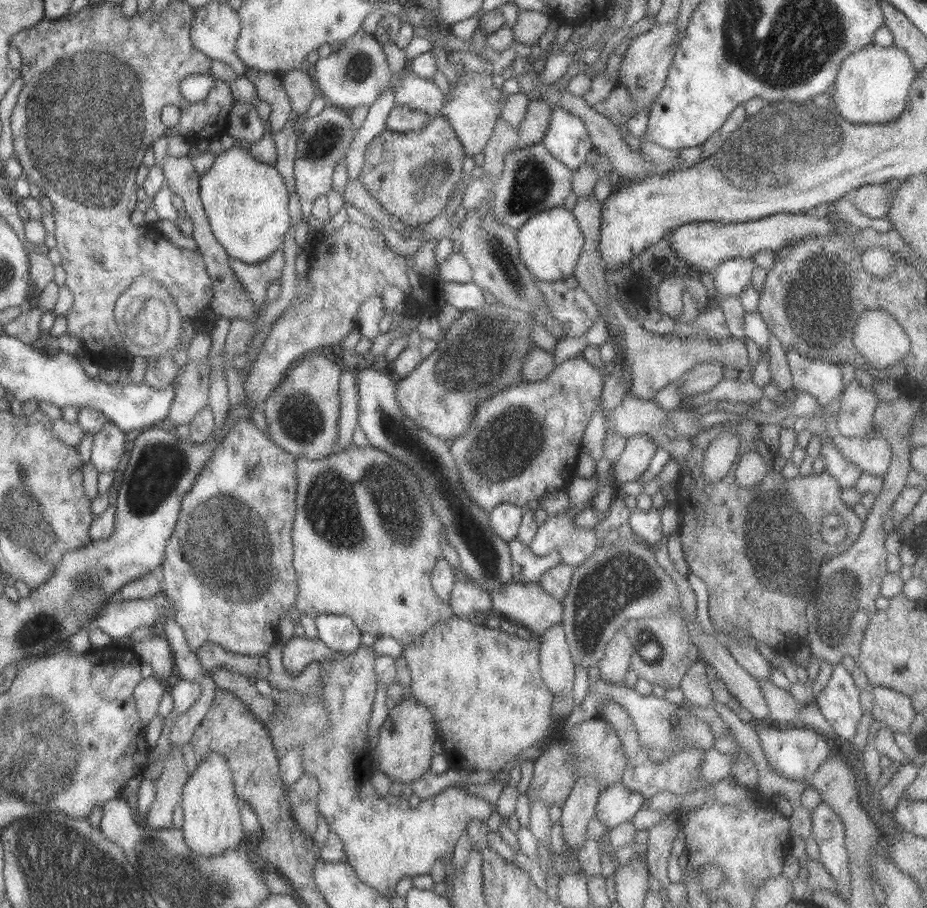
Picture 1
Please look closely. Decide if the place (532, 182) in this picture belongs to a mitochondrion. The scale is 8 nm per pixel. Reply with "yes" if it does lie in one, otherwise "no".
yes

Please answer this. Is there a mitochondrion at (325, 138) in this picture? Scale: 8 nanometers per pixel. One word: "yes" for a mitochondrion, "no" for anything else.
yes

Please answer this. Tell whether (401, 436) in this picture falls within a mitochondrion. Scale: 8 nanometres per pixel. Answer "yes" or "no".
yes

